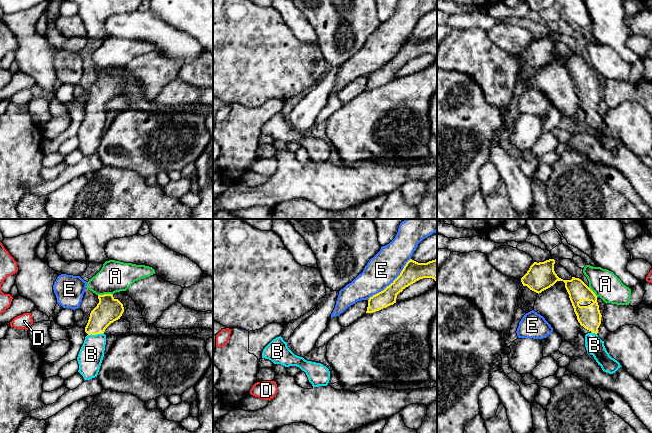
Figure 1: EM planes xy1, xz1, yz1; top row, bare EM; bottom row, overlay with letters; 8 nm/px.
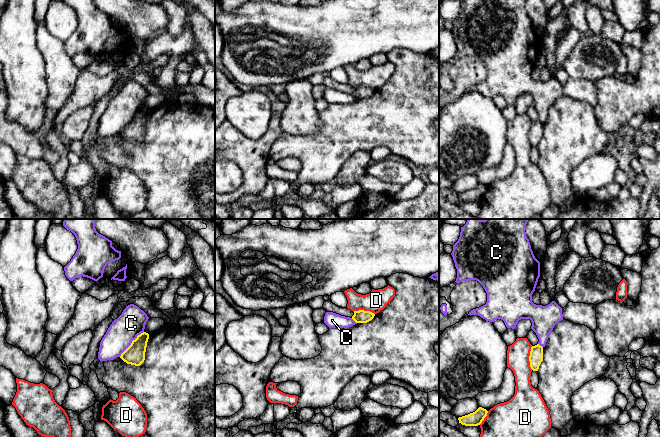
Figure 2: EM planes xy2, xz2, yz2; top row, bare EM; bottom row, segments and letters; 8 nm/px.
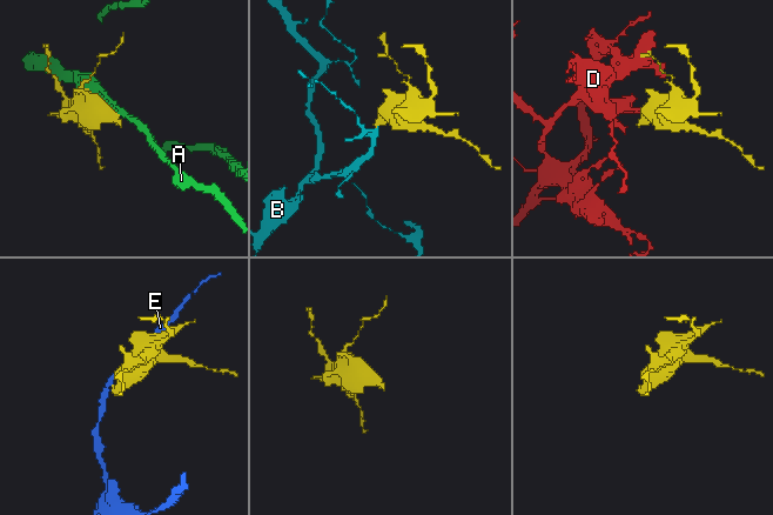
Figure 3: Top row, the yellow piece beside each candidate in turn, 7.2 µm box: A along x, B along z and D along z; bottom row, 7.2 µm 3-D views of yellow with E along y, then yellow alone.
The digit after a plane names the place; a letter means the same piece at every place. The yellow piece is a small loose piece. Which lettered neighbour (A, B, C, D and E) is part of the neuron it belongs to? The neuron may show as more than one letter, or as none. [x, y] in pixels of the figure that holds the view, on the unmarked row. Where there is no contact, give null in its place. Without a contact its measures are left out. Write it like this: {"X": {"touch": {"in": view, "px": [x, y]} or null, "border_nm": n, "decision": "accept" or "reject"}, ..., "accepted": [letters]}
{"A": {"touch": {"in": "xy1", "px": [105, 70]}, "border_nm": 120, "decision": "reject"}, "B": {"touch": {"in": "xy1", "px": [95, 110]}, "border_nm": 130, "decision": "accept"}, "C": {"touch": {"in": "xy2", "px": [131, 119]}, "border_nm": 280, "decision": "reject"}, "D": {"touch": {"in": "yz2", "px": [529, 134]}, "border_nm": 190, "decision": "reject"}, "E": {"touch": {"in": "xz1", "px": [391, 59]}, "border_nm": 480, "decision": "reject"}, "accepted": ["B"]}

